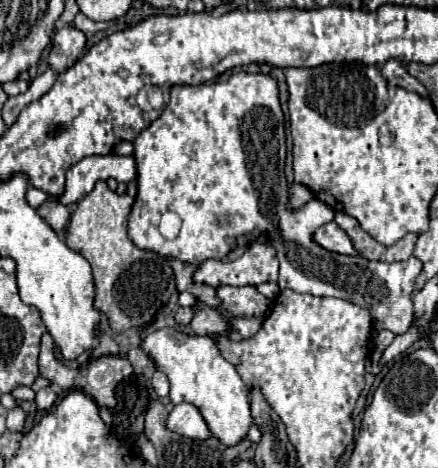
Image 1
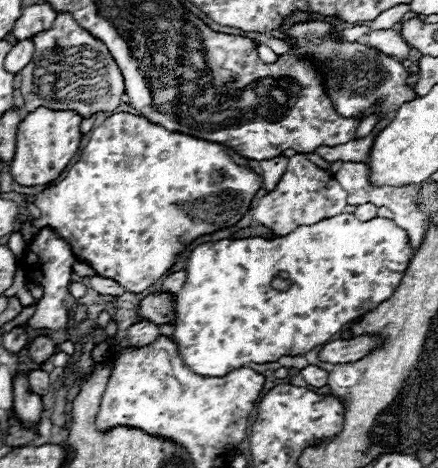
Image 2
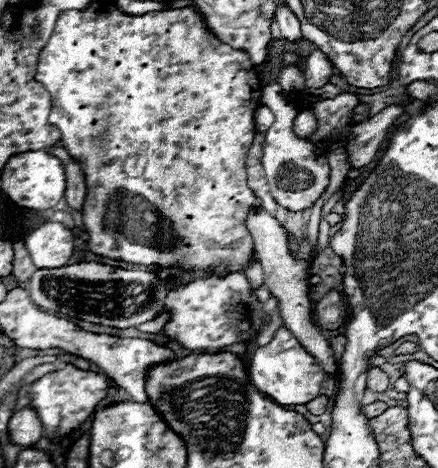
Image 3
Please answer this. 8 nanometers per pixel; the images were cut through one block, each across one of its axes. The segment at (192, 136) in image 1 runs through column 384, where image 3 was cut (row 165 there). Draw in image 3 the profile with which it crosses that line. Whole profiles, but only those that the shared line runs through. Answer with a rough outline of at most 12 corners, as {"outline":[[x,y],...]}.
{"outline":[[280,84],[260,102],[276,116],[262,166],[270,194],[306,210],[330,184],[326,154],[296,138],[298,114]]}

